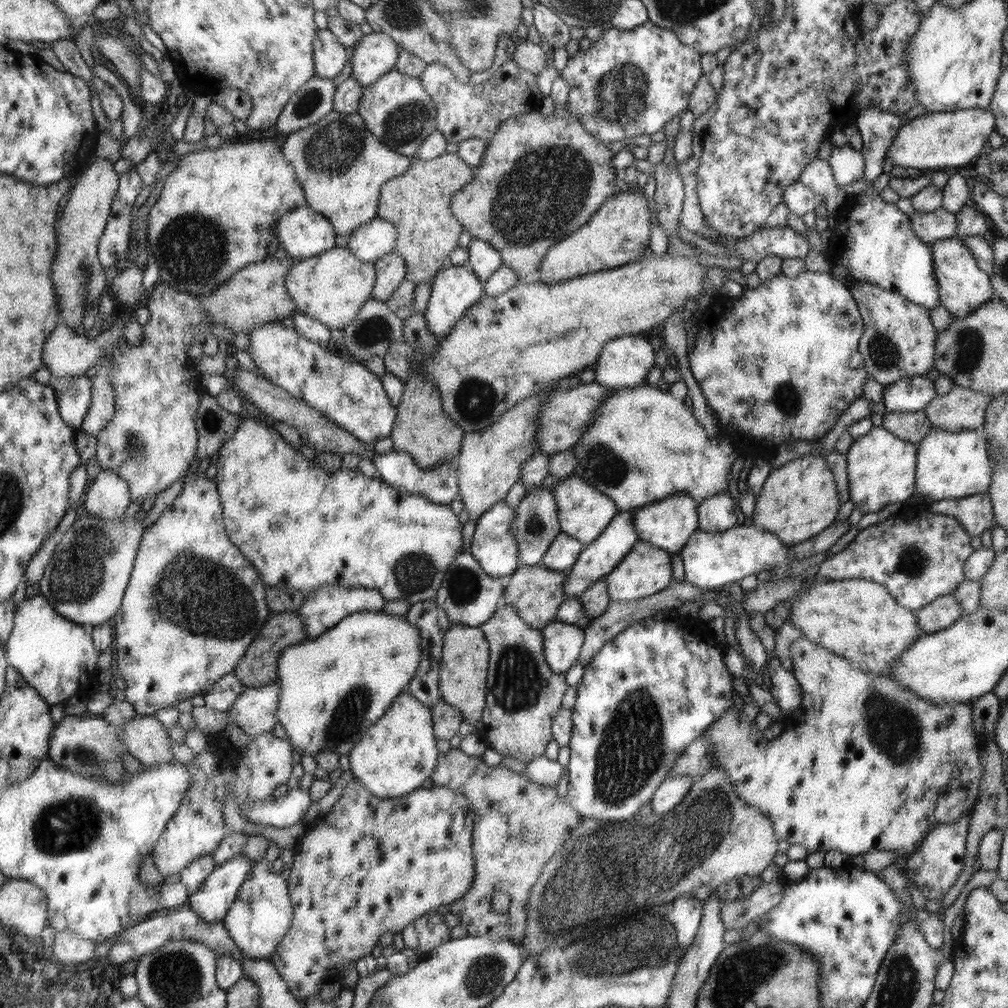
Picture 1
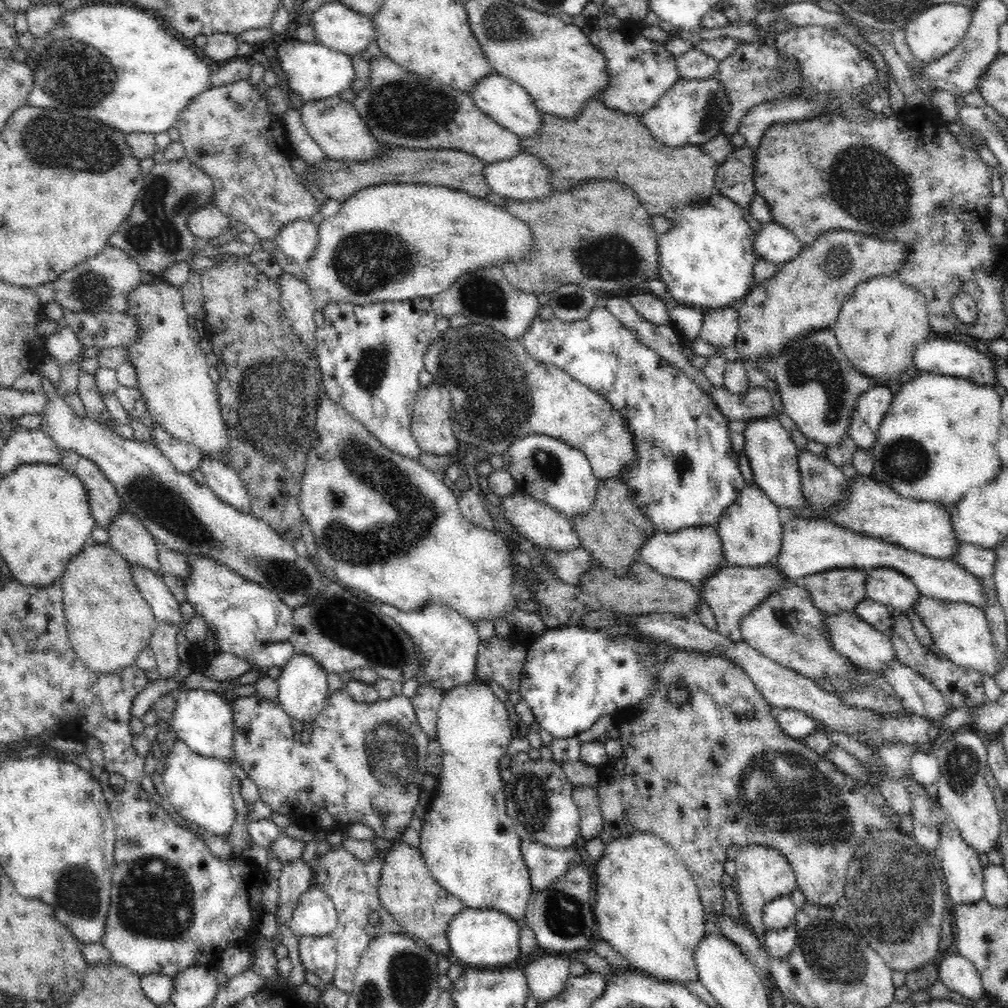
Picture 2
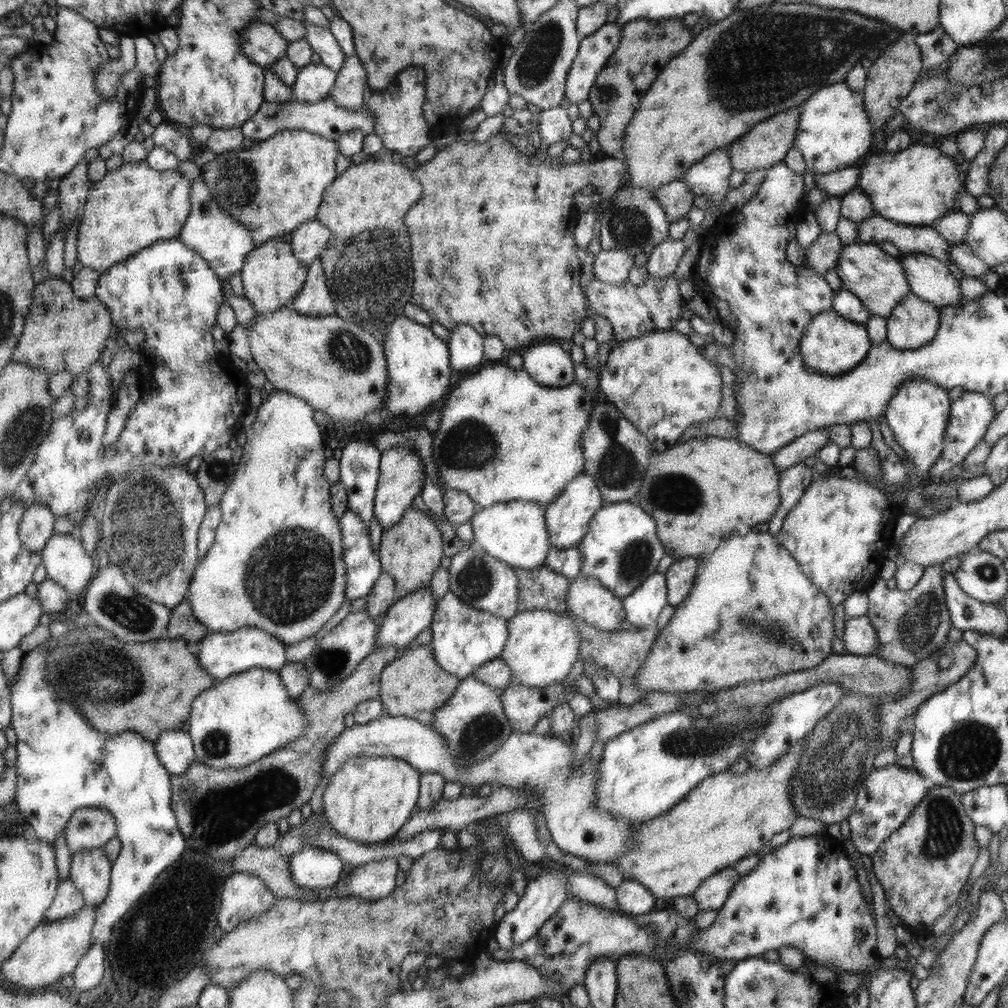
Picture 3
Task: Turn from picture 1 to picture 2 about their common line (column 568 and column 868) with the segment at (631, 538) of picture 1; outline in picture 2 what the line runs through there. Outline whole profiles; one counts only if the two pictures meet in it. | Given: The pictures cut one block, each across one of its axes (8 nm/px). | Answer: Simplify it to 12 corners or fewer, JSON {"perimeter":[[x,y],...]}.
{"perimeter":[[870,569],[866,595],[900,614],[920,592],[896,569]]}

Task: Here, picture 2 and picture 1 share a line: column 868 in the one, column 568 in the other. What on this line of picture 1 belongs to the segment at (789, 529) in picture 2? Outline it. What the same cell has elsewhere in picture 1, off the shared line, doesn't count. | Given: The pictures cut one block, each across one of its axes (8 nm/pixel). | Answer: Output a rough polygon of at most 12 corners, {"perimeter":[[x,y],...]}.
{"perimeter":[[561,533],[544,556],[543,567],[568,571],[582,543]]}

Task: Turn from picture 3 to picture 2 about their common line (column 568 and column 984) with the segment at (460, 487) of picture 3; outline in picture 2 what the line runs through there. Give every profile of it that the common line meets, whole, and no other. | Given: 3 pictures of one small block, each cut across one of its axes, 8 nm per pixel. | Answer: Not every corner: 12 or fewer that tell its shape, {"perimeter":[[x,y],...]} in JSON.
{"perimeter":[[921,372],[879,426],[874,481],[953,507],[994,485],[1002,396]]}

